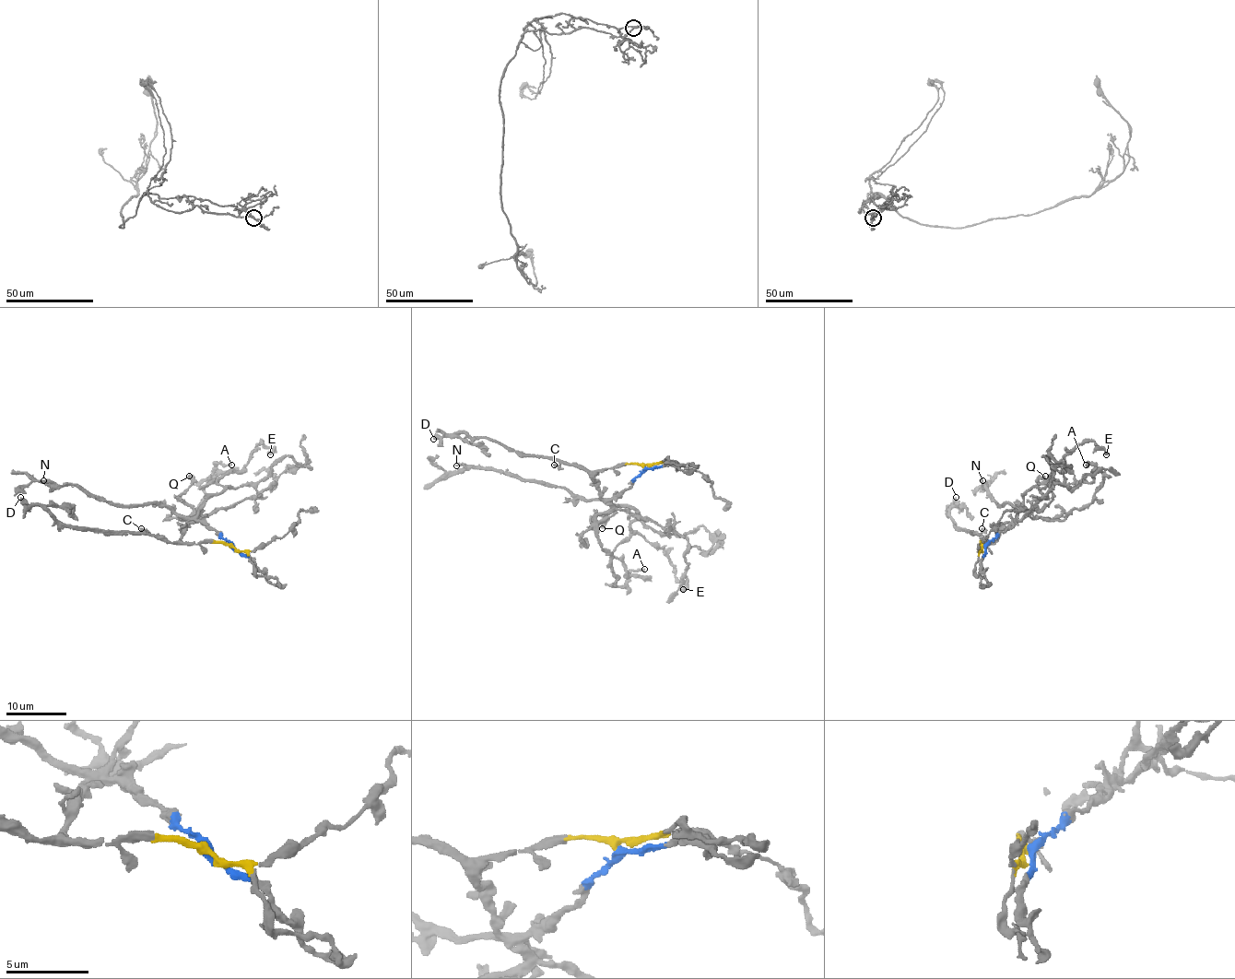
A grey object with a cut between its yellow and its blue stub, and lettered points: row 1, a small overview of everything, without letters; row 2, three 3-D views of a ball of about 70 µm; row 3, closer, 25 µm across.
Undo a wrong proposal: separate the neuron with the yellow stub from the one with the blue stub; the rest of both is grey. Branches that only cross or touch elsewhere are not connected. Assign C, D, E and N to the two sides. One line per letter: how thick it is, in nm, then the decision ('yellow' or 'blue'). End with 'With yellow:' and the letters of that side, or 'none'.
C: 320 nm | yellow
D: 480 nm | yellow
E: 550 nm | blue
N: 340 nm | blue
With yellow: C, D

